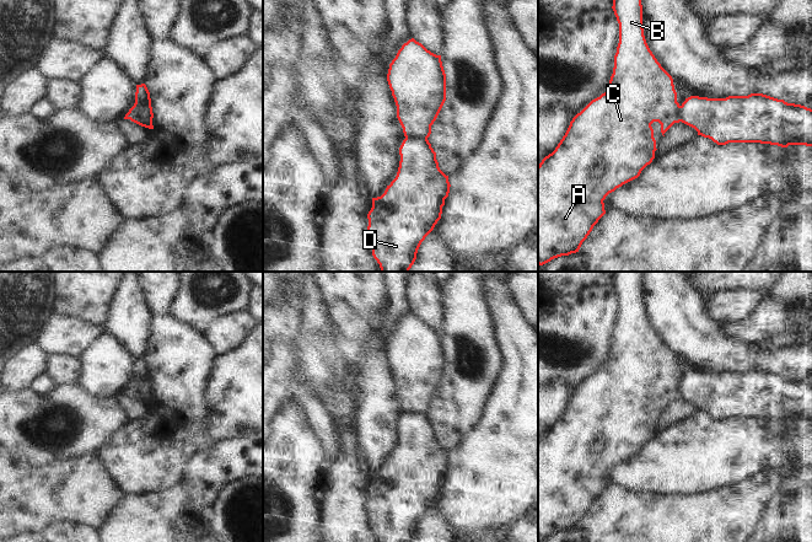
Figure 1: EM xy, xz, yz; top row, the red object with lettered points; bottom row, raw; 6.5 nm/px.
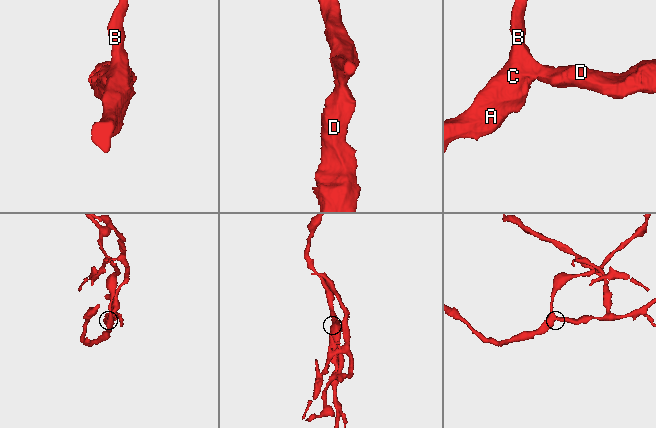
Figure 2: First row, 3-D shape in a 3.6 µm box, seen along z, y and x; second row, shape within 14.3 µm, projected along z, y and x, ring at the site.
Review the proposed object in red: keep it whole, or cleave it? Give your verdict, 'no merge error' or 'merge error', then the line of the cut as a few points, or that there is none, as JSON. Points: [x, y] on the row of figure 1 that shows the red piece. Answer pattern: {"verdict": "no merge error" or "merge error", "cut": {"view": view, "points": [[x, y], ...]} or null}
{"verdict": "merge error", "cut": {"view": "xz", "points": [[406, 138], [426, 139]]}}

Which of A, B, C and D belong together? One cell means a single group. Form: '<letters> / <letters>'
A B C / D

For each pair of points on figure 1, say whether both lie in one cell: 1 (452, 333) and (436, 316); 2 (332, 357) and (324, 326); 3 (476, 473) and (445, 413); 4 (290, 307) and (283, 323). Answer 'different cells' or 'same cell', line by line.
1: different cells
2: same cell
3: different cells
4: same cell

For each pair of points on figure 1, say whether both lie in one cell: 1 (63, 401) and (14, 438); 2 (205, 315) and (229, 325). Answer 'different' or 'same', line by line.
1: same
2: different

